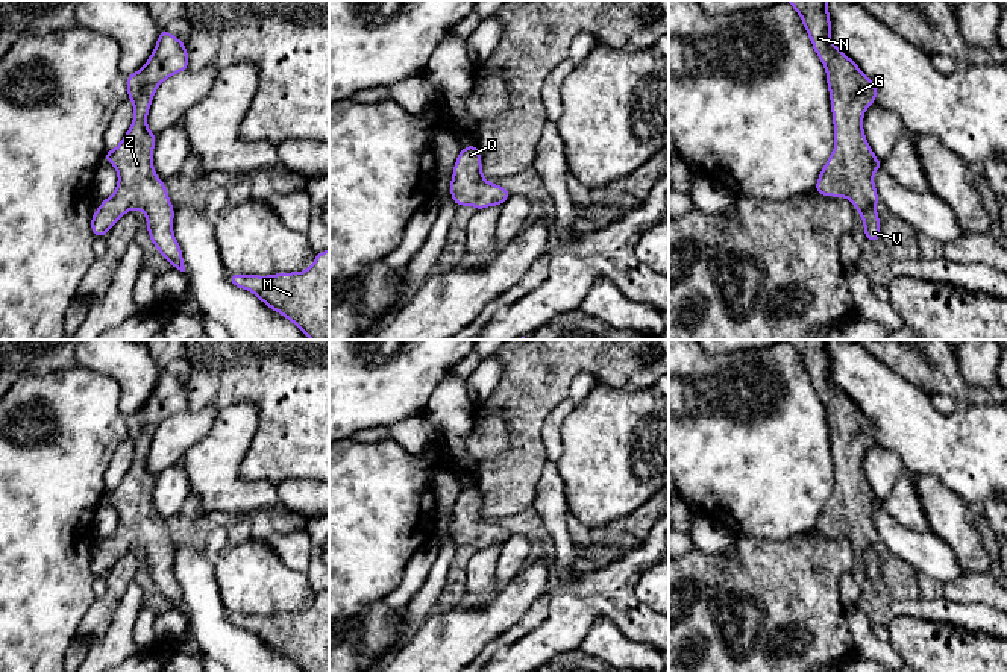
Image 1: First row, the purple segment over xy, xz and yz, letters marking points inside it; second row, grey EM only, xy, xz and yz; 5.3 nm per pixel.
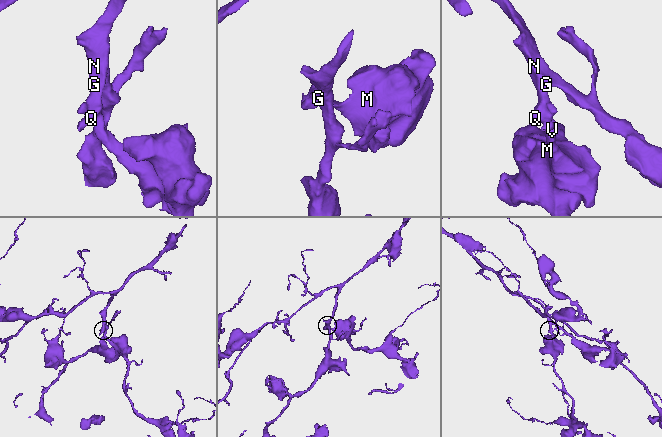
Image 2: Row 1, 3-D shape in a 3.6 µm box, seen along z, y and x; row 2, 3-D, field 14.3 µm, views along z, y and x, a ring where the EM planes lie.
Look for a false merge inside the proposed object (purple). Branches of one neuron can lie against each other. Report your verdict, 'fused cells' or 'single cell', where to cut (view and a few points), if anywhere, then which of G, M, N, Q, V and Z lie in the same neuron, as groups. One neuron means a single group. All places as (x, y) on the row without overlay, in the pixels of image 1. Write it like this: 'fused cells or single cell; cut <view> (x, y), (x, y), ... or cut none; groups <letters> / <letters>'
single cell; cut none; groups G M N Q V Z

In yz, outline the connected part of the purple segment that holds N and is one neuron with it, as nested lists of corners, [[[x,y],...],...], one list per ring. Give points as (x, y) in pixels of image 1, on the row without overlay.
[[[787,340],[801,355],[813,388],[827,410],[834,458],[834,490],[814,529],[822,535],[848,537],[861,554],[866,578],[880,578],[878,534],[874,511],[883,508],[863,472],[863,454],[878,437],[869,417],[830,378],[828,340]]]

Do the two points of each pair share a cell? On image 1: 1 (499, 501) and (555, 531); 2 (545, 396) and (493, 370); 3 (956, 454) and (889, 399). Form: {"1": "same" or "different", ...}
{"1": "different", "2": "different", "3": "same"}

